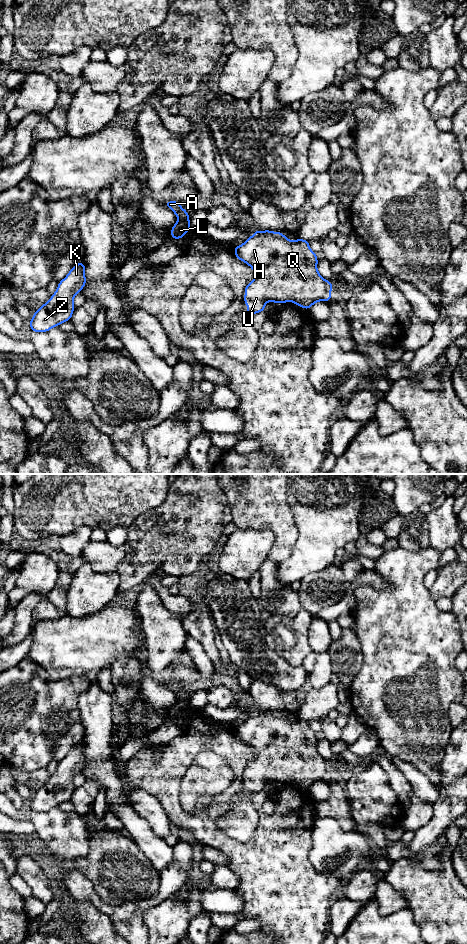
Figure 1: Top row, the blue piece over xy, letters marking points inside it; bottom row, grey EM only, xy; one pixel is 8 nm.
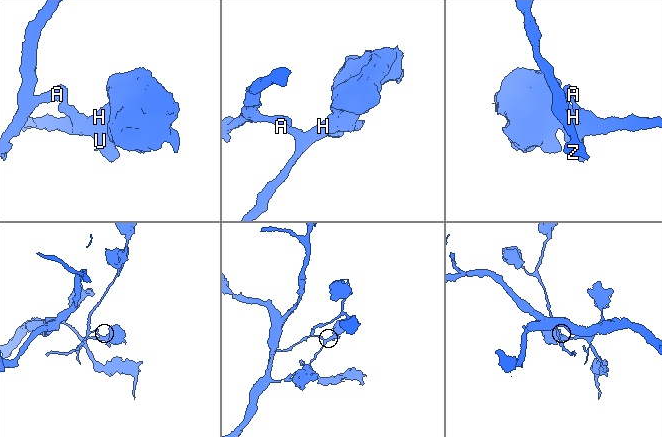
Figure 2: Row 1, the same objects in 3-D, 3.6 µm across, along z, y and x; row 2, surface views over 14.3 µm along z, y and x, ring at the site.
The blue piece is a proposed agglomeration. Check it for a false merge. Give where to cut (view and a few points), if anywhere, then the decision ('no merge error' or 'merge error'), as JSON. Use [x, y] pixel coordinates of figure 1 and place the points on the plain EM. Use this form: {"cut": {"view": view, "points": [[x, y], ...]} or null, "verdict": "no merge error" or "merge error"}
{"cut": {"view": "xy", "points": [[178, 699], [188, 700]]}, "verdict": "merge error"}

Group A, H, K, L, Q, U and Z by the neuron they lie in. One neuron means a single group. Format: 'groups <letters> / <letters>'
groups A K Z / H L Q U

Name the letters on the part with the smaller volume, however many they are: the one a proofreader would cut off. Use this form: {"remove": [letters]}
{"remove": ["A", "K", "Z"]}

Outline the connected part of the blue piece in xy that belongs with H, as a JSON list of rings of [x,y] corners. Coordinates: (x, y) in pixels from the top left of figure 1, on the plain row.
[[[256,709],[255,714],[245,723],[235,727],[234,734],[239,740],[248,744],[255,755],[244,770],[244,782],[249,789],[244,794],[245,797],[264,791],[268,781],[279,784],[292,781],[293,784],[310,789],[318,781],[329,782],[331,779],[333,765],[319,754],[316,733],[310,729],[307,720],[298,718],[291,721],[282,712]]]

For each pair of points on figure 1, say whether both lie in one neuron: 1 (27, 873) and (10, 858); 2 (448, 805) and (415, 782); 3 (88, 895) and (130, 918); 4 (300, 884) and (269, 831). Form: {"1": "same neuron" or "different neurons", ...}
{"1": "different neurons", "2": "different neurons", "3": "same neuron", "4": "same neuron"}

